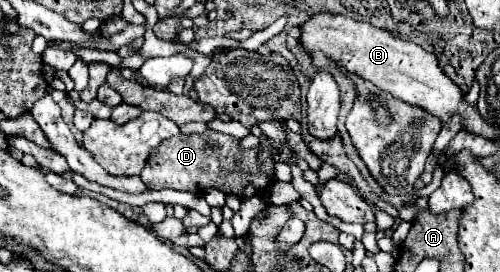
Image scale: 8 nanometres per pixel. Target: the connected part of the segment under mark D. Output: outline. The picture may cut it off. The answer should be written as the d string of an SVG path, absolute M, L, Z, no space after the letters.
M214 130L190 136L178 134L162 142L158 154L154 154L154 162L148 162L148 166L142 170L142 182L150 190L172 188L194 194L202 194L208 188L218 188L226 196L246 200L250 196L262 194L274 184L274 152L280 152L280 148L280 142L268 138L268 144L262 144L260 140L252 150L242 150L238 138Z

